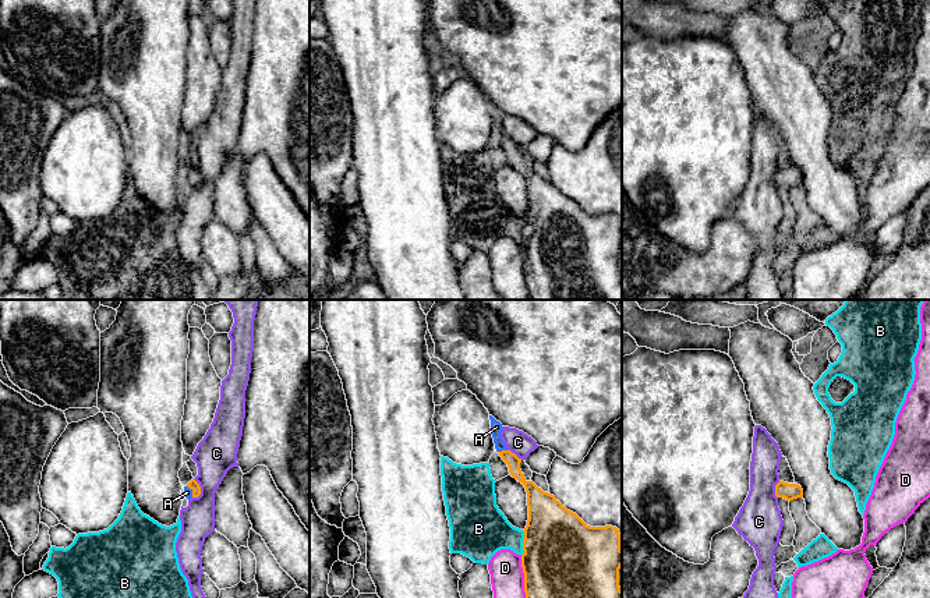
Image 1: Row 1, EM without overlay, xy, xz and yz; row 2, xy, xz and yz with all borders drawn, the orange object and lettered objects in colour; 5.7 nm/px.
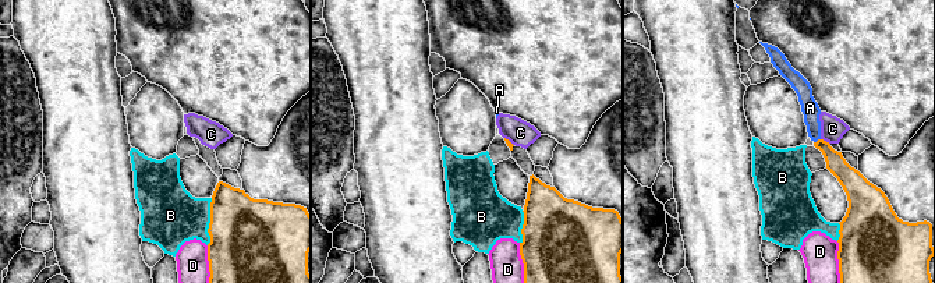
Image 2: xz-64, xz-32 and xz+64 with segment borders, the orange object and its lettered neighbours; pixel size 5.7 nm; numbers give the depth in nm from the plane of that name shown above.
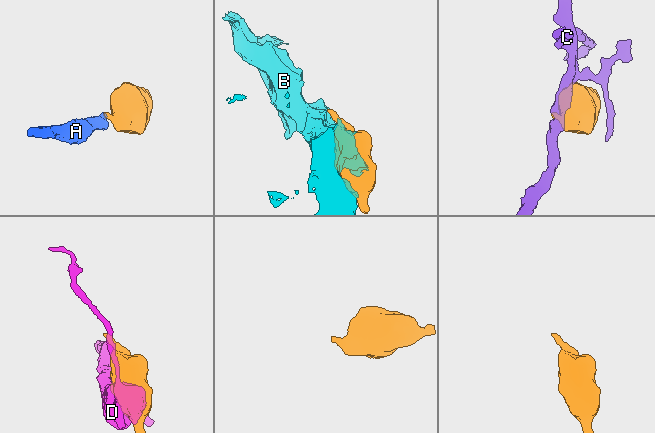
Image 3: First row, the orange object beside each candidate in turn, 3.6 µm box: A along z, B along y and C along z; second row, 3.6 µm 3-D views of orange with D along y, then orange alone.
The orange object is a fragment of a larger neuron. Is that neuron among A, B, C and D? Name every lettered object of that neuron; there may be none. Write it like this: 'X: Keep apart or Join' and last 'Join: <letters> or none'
A: Join
B: Keep apart
C: Keep apart
D: Keep apart
Join: A

